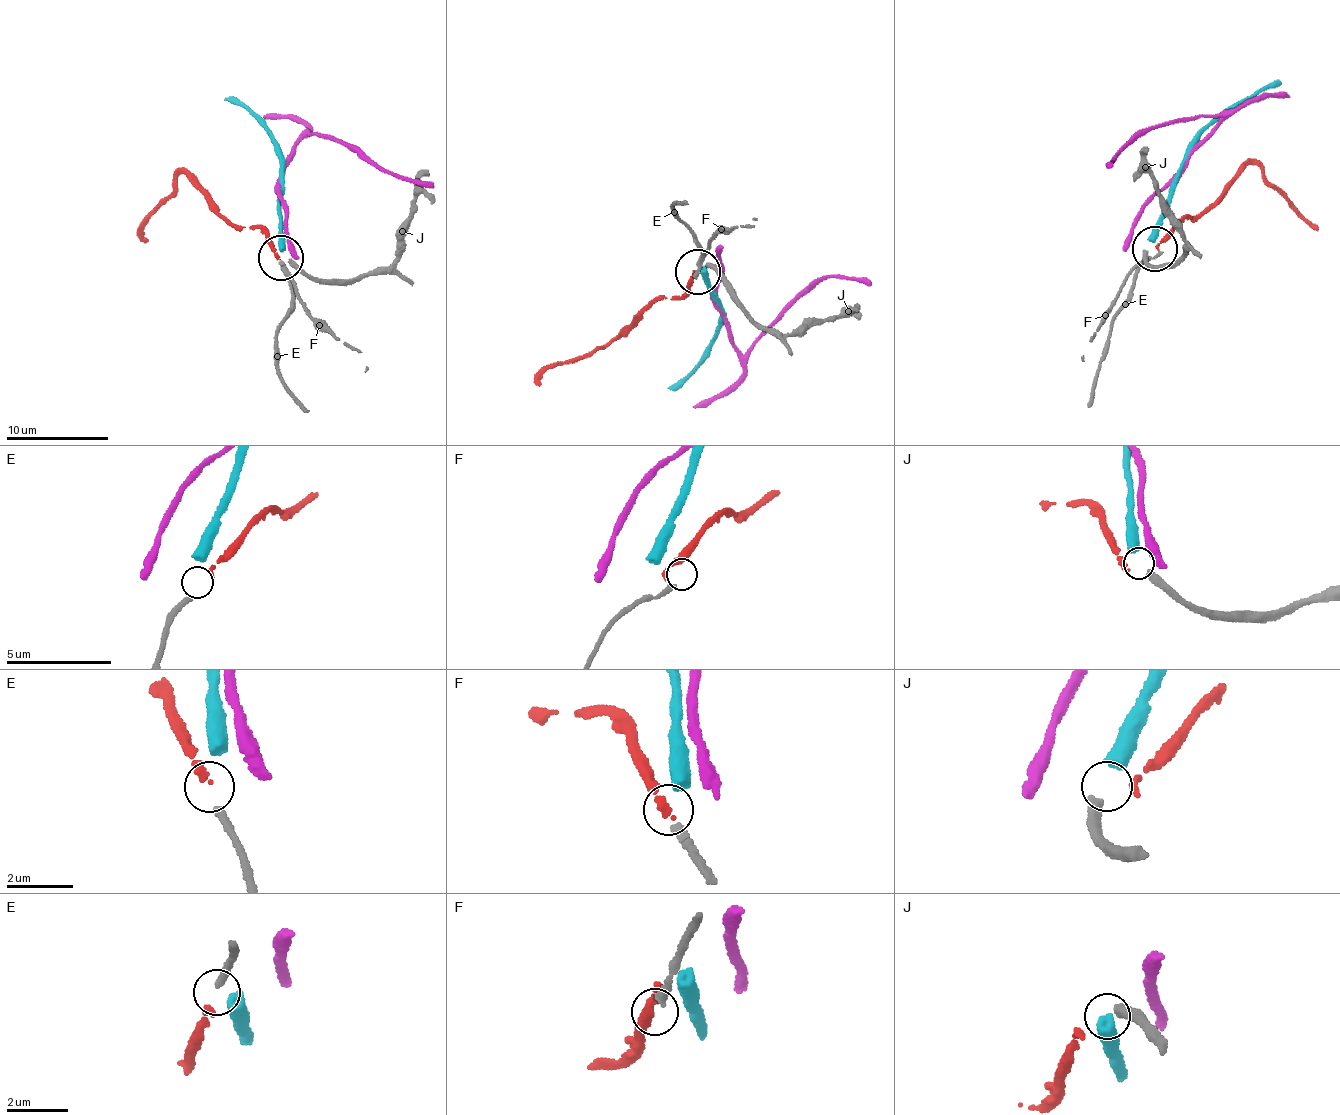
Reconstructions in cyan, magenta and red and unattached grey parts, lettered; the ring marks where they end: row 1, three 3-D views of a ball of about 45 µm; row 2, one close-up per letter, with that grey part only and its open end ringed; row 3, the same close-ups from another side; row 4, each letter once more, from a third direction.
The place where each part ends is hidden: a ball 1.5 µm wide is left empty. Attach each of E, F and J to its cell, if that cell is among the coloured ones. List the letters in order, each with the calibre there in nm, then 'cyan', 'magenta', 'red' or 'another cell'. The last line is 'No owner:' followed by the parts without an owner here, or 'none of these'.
E: 260 nm | red
F: 240 nm | another cell
J: 360 nm | cyan
No owner: F

